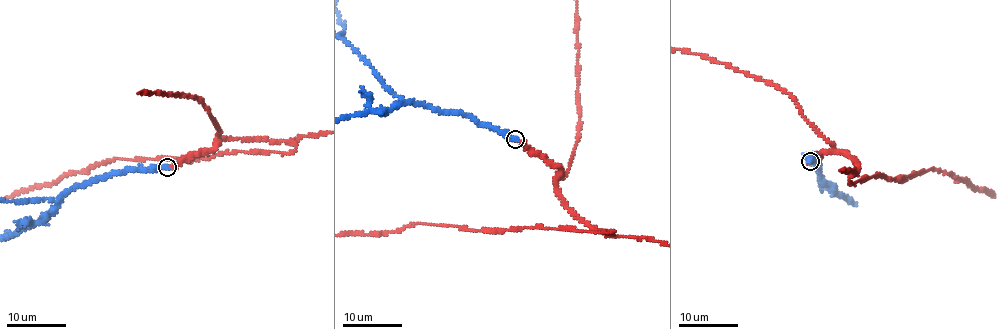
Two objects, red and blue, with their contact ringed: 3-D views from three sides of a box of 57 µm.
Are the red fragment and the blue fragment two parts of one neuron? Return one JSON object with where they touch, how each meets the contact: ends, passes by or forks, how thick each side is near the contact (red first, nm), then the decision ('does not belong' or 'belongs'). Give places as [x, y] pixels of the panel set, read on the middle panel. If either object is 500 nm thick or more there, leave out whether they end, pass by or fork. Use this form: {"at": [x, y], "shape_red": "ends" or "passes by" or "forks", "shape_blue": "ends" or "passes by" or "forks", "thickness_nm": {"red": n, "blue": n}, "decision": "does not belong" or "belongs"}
{"at": [515, 139], "shape_red": "ends", "shape_blue": "ends", "thickness_nm": {"red": 360, "blue": 440}, "decision": "belongs"}

